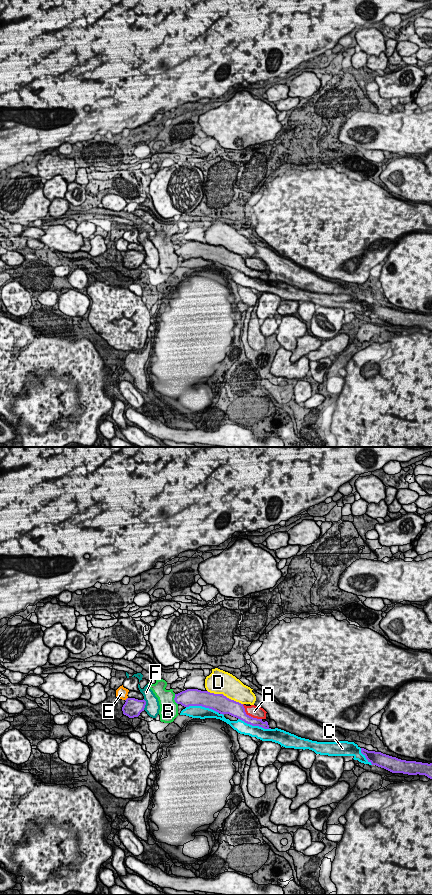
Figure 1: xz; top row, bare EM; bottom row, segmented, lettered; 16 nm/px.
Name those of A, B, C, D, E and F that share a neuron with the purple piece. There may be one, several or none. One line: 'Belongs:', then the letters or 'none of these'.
Belongs: C

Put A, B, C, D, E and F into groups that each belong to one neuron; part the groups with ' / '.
A / B F / C / D / E

